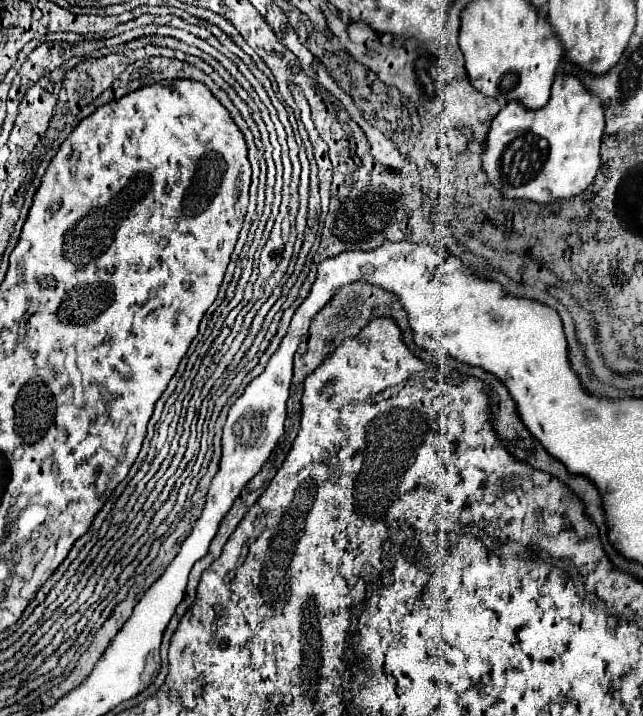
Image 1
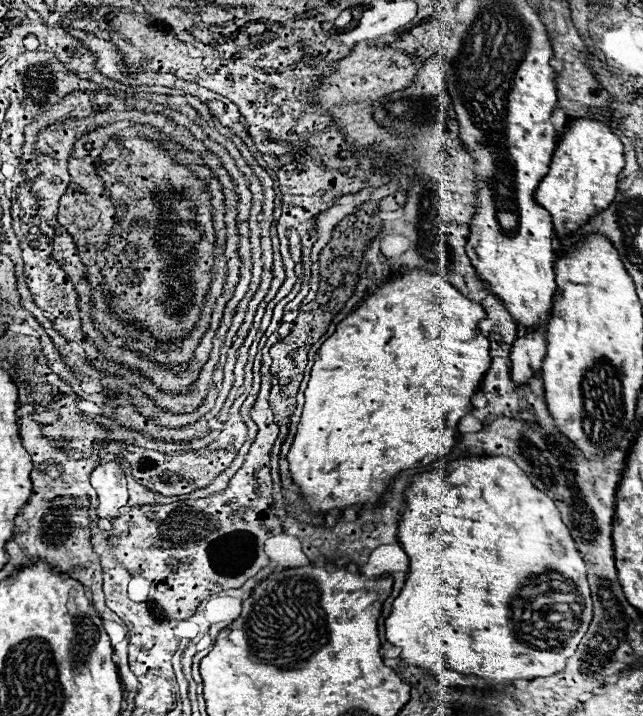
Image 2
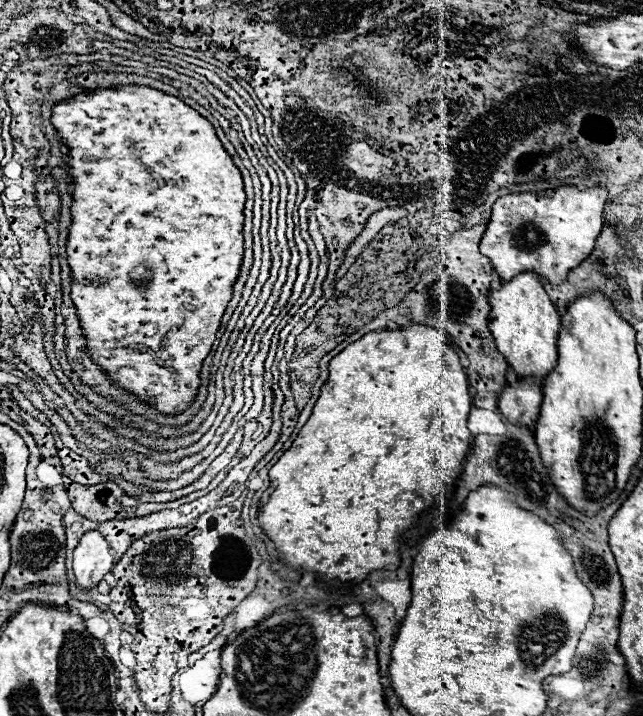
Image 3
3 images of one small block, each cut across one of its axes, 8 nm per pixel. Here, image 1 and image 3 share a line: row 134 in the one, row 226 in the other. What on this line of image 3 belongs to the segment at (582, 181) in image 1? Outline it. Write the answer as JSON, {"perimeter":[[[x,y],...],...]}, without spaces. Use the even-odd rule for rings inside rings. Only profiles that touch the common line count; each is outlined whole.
{"perimeter":[[[562,186],[546,192],[508,194],[494,202],[488,228],[480,240],[480,252],[490,258],[502,282],[520,272],[534,272],[550,284],[562,284],[574,266],[594,250],[594,242],[602,232],[602,210],[606,204],[606,188],[578,190]]]}

